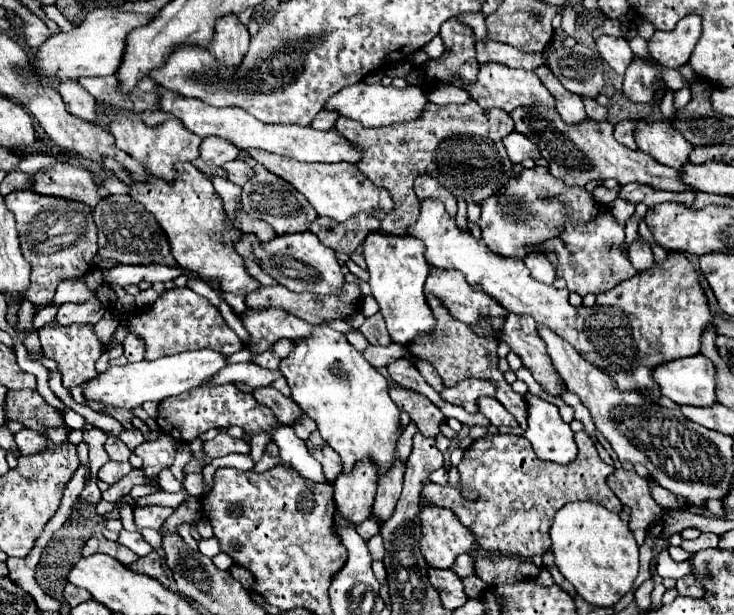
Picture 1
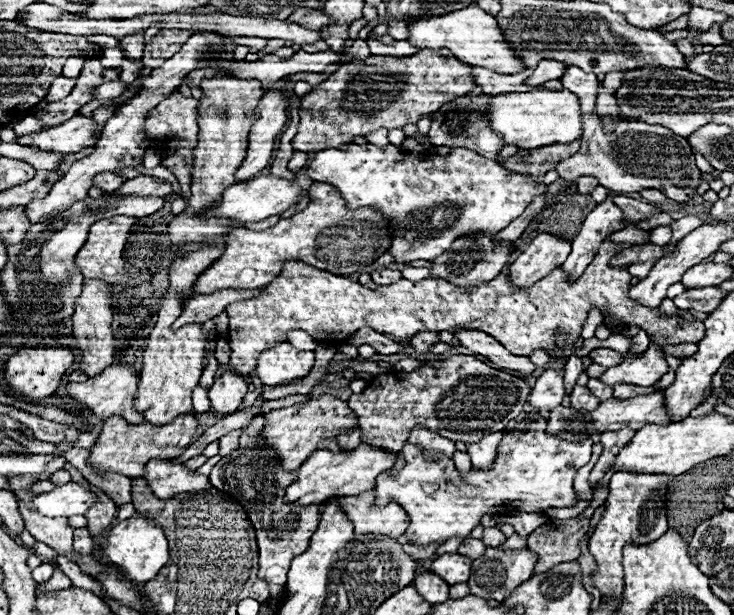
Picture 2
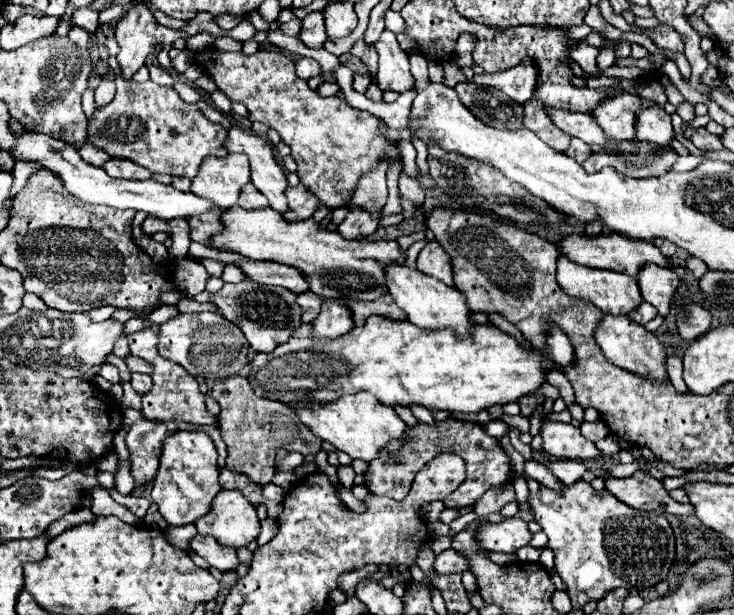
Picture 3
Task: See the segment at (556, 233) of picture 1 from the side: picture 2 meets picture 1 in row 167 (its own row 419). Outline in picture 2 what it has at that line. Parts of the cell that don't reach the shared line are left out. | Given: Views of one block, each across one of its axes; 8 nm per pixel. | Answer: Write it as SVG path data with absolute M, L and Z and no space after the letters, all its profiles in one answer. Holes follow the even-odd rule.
M536 414L526 434L520 434L522 422L516 428L506 428L494 468L490 472L472 468L470 476L462 476L454 468L452 458L430 462L420 456L420 448L406 444L402 448L406 468L400 470L400 476L380 474L376 478L374 506L386 506L388 502L400 504L410 518L404 536L410 538L410 544L416 548L444 542L448 538L470 536L486 512L514 514L576 506L578 498L572 480L576 470L588 464L594 442L590 438L582 442L566 442L556 436L548 436L544 428L546 420L540 414Z

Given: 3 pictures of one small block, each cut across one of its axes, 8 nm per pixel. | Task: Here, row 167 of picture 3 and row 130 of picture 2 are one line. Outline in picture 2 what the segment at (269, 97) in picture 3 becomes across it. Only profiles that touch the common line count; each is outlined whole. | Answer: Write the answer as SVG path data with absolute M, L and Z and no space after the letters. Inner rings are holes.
M418 52L414 56L370 56L342 64L328 80L312 86L302 98L300 126L292 140L294 152L314 154L326 148L344 148L356 136L374 130L404 128L414 120L436 112L442 104L464 96L474 88L468 64L452 60L448 52Z

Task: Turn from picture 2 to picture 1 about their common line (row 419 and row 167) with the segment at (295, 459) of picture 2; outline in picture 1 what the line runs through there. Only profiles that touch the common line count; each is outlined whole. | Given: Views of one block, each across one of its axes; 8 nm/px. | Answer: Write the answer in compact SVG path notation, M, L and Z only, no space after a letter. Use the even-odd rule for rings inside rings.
M248 150L248 152L266 170L274 172L282 180L290 182L298 192L302 192L308 198L308 202L312 204L312 208L318 212L318 216L328 216L336 222L346 222L350 216L354 216L358 212L368 212L374 218L384 220L386 214L390 214L394 210L390 192L386 188L372 184L368 178L364 178L356 164L350 164L350 162L306 164L306 162L296 162L292 158L284 158L284 156L270 154L270 152L260 152L260 150Z

